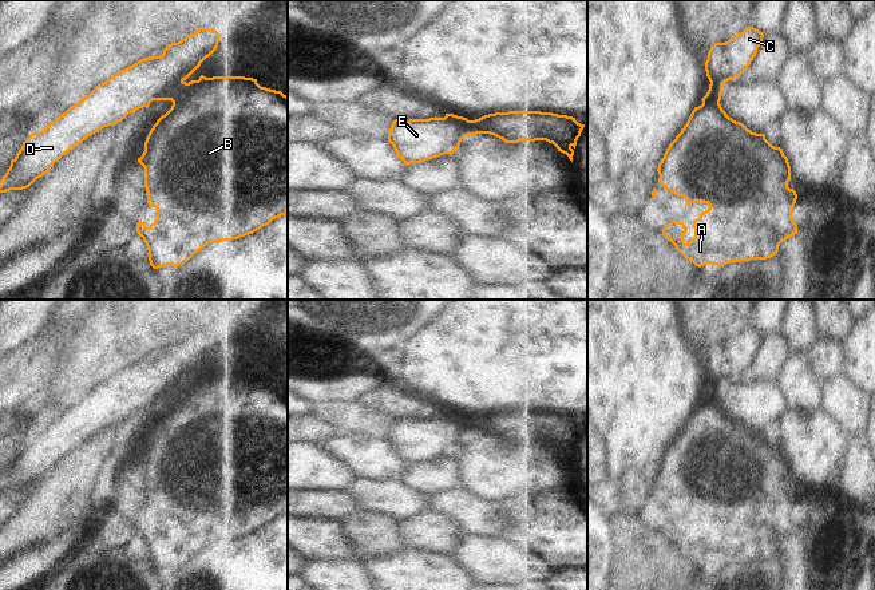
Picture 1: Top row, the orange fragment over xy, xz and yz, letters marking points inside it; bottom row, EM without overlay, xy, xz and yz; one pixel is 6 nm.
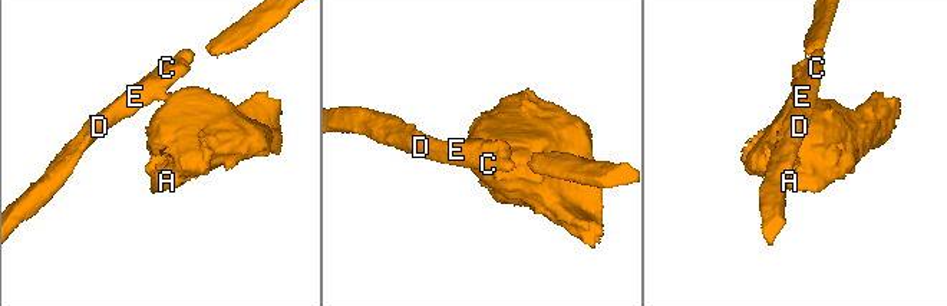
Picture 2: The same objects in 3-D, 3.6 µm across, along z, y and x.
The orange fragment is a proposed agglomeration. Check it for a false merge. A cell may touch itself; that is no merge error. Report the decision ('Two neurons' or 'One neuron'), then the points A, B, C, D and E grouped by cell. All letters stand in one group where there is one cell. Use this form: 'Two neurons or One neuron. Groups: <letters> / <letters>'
Two neurons. Groups: A B / C D E

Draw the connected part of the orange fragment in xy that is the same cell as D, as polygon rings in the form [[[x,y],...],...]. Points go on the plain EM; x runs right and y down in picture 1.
[[[199,328],[178,342],[167,344],[161,356],[149,356],[98,384],[88,395],[24,441],[0,482],[0,492],[23,490],[50,471],[70,450],[99,429],[122,421],[128,413],[149,407],[153,400],[169,400],[178,384],[186,380],[218,347],[221,334],[214,328]]]

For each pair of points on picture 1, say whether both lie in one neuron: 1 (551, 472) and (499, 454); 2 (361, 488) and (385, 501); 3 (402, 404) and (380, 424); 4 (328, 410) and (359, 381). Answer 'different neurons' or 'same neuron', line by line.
1: same neuron
2: same neuron
3: different neurons
4: different neurons

